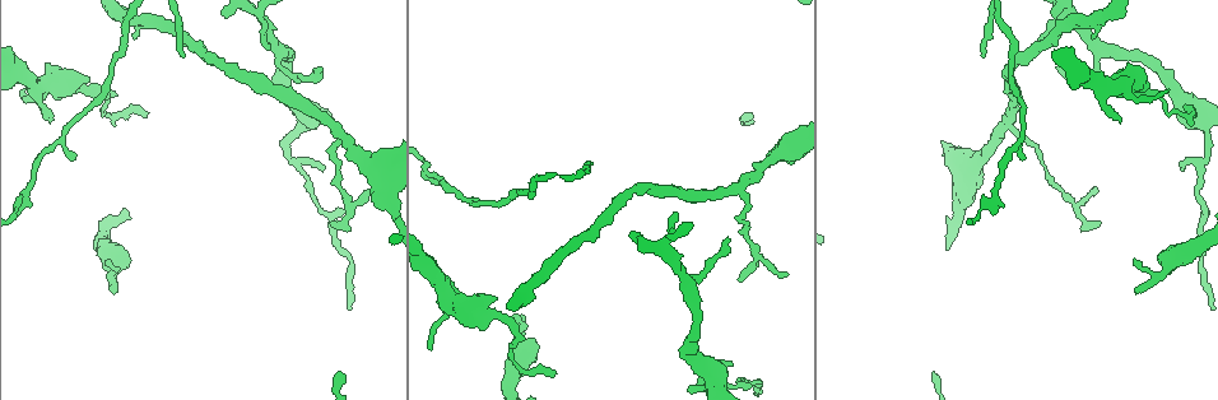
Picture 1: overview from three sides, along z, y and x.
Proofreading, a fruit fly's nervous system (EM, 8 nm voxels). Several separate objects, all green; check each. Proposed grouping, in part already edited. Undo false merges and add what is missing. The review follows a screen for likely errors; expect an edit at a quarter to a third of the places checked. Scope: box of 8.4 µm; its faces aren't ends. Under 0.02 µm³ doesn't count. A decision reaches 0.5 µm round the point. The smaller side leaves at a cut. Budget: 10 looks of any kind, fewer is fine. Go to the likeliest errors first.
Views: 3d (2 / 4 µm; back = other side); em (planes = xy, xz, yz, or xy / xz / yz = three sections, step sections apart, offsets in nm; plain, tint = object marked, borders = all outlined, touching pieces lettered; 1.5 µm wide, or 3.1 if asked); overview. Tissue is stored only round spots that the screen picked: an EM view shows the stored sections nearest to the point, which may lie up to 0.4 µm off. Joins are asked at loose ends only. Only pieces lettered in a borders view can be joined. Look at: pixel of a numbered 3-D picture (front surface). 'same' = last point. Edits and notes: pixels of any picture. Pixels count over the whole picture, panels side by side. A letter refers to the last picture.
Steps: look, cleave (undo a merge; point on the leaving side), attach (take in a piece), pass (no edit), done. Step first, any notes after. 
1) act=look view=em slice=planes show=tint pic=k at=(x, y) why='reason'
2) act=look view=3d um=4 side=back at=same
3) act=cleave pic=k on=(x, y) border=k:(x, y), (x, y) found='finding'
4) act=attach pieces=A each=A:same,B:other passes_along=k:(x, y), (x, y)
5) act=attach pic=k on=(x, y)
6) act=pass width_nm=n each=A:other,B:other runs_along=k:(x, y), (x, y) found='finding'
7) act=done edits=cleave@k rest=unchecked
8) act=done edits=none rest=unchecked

act=look view=em slice=yz step=8 show=borders pic=1 at=(113, 292) why='thin end'

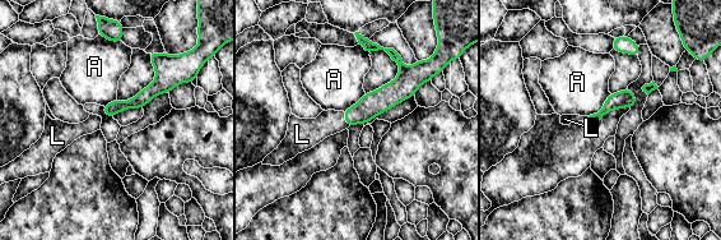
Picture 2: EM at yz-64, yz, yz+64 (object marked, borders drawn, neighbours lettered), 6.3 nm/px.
act=attach pieces=L width_nm=90 longest_contact=A:200nm each=A:other,L:same found='the neuron continues'

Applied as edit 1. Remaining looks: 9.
act=look view=overview why='redraw'

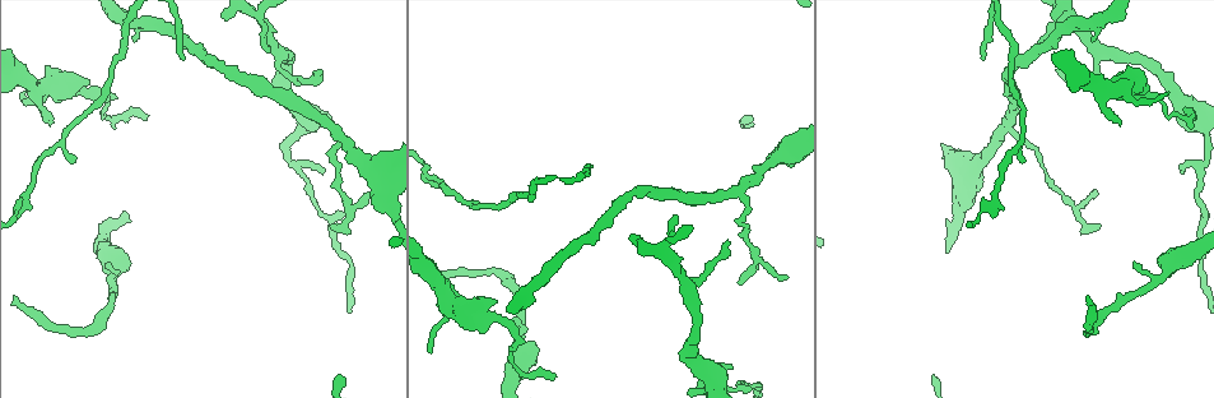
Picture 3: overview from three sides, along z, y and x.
act=look view=em slice=planes show=tint pic=3 at=(555, 376) why='branch stops here'

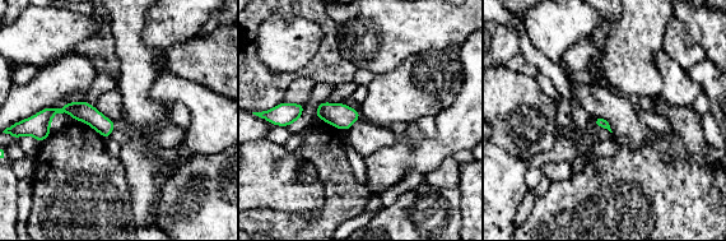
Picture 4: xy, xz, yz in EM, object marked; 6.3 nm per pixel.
act=look view=em slice=planes show=borders at=same

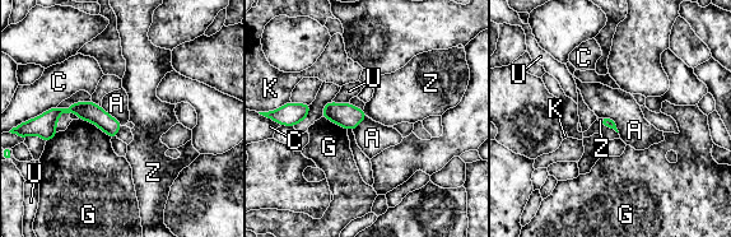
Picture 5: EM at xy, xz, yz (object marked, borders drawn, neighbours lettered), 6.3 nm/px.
act=pass each=A:other,C:other,G:other,K:other,U:other,Z:other border=5:(101, 106), (124, 125) found='no lettered piece goes on from it'

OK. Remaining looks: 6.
act=look view=em slice=planes show=borders pic=3 at=(725, 243) why='thin end'

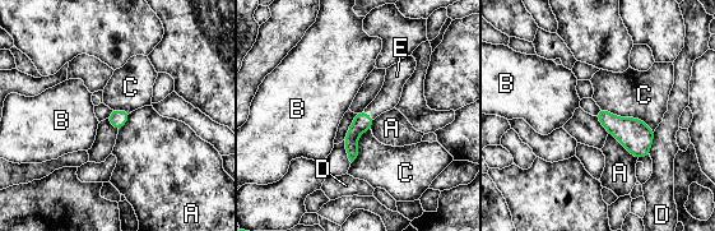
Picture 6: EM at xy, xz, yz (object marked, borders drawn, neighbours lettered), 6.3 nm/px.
act=attach pieces=E width_nm=110 each=A:other,B:other,C:other,D:other,E:same passes_along=6:(362, 121), (367, 114), (389, 96) found='the neuron continues'

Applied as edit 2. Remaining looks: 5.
act=look view=overview

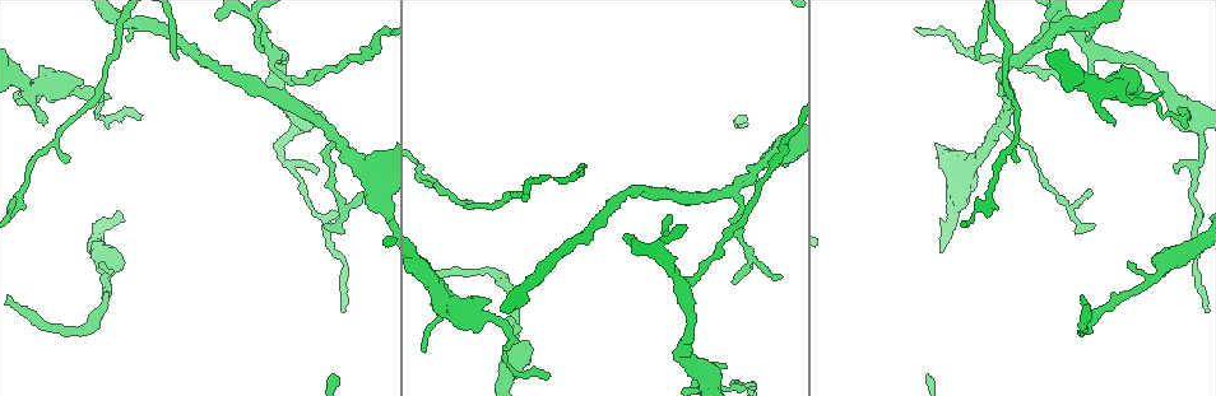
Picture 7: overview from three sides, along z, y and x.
act=look view=em slice=yz step=8 show=borders pic=7 at=(326, 223) why='free end'

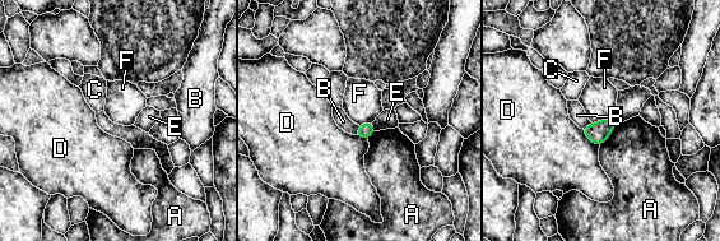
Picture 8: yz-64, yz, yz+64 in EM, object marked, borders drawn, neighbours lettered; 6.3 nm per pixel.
act=look view=em slice=xy step=8 show=borders at=same why='cut it another way'

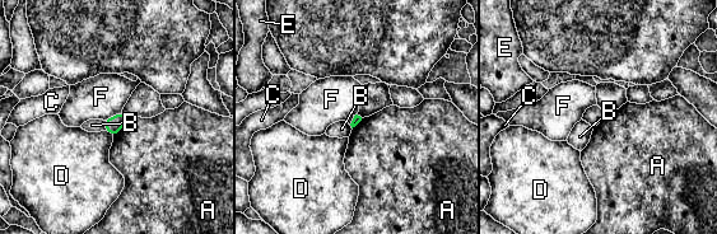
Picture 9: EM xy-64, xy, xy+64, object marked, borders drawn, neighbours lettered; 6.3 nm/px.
act=pass each=A:other,B:other,C:other,D:other,E:other,F:other border=9:(121, 111), (103, 120) found='no lettered piece goes on from it'

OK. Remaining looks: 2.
act=done edits=attach@2,attach@6 rest=unchecked

